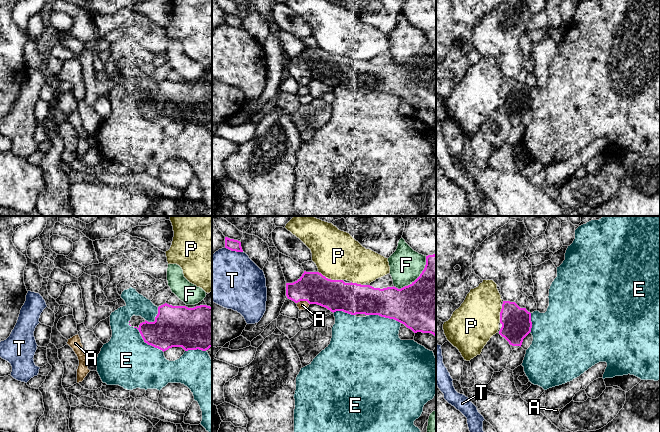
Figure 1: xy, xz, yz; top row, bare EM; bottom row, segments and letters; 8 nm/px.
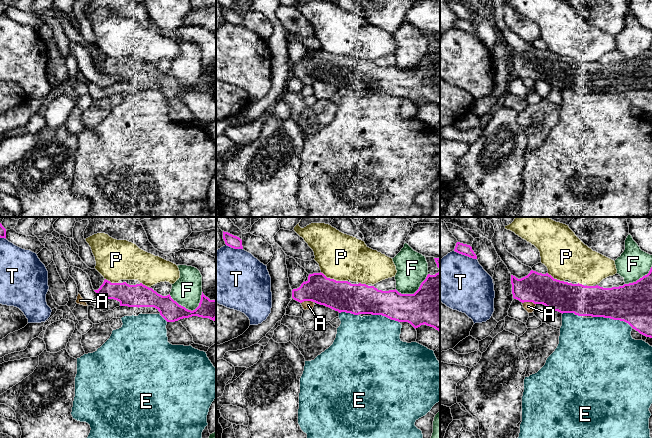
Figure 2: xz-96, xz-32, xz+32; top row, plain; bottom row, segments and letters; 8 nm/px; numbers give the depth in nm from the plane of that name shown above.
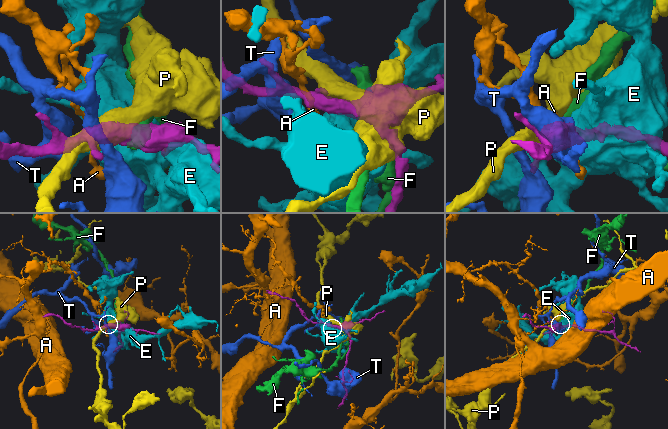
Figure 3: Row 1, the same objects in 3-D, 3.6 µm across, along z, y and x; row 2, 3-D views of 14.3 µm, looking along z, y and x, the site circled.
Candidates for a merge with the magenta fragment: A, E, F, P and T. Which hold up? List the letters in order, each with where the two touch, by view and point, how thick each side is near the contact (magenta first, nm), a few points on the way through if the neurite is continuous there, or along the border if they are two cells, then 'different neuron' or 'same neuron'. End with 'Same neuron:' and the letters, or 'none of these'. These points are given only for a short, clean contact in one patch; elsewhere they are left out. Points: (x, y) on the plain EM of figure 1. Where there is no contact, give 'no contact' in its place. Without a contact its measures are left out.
A: contact xz (303, 76); calibres 240 and 80 nm; border xz (296, 78), (306, 77), (309, 80); different neuron
E: contact xy (146, 118); calibres 320 and 420 nm; different neuron
F: contact xz (416, 55); calibres 480 and 260 nm; different neuron
P: contact xz (330, 55); calibres 260 and 380 nm; border xz (318, 47), (328, 54), (342, 56); different neuron
T: contact xz (234, 26); calibres 100 and 460 nm; different neuron
Same neuron: none of these

